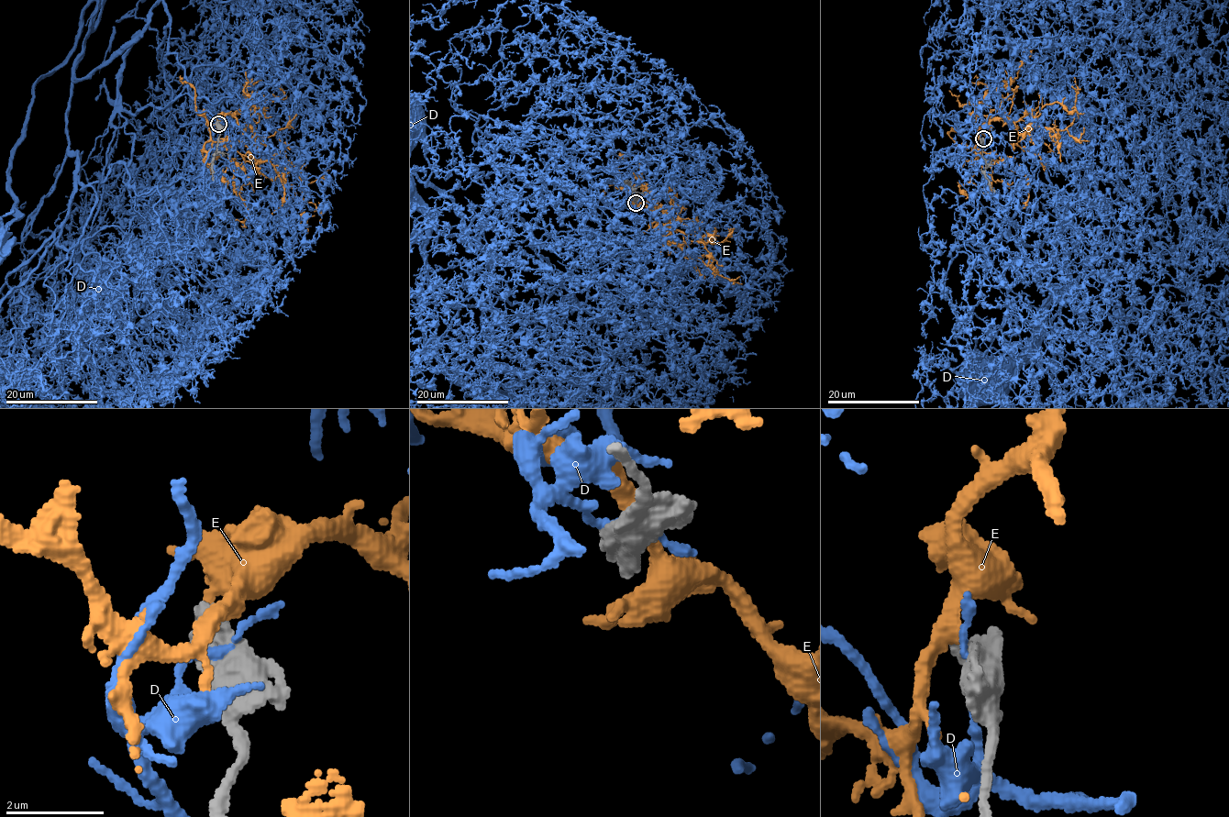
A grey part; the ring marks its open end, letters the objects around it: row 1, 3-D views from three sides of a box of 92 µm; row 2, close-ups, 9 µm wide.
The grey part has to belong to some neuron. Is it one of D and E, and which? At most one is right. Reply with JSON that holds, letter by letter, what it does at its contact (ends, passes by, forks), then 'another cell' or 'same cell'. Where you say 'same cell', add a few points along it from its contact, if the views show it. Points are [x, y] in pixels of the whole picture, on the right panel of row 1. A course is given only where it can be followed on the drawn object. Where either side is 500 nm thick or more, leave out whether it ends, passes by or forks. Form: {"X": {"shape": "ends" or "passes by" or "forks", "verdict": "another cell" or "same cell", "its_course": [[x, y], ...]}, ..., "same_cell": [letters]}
{"D": {"verdict": "another cell"}, "E": {"verdict": "another cell"}, "same_cell": []}

